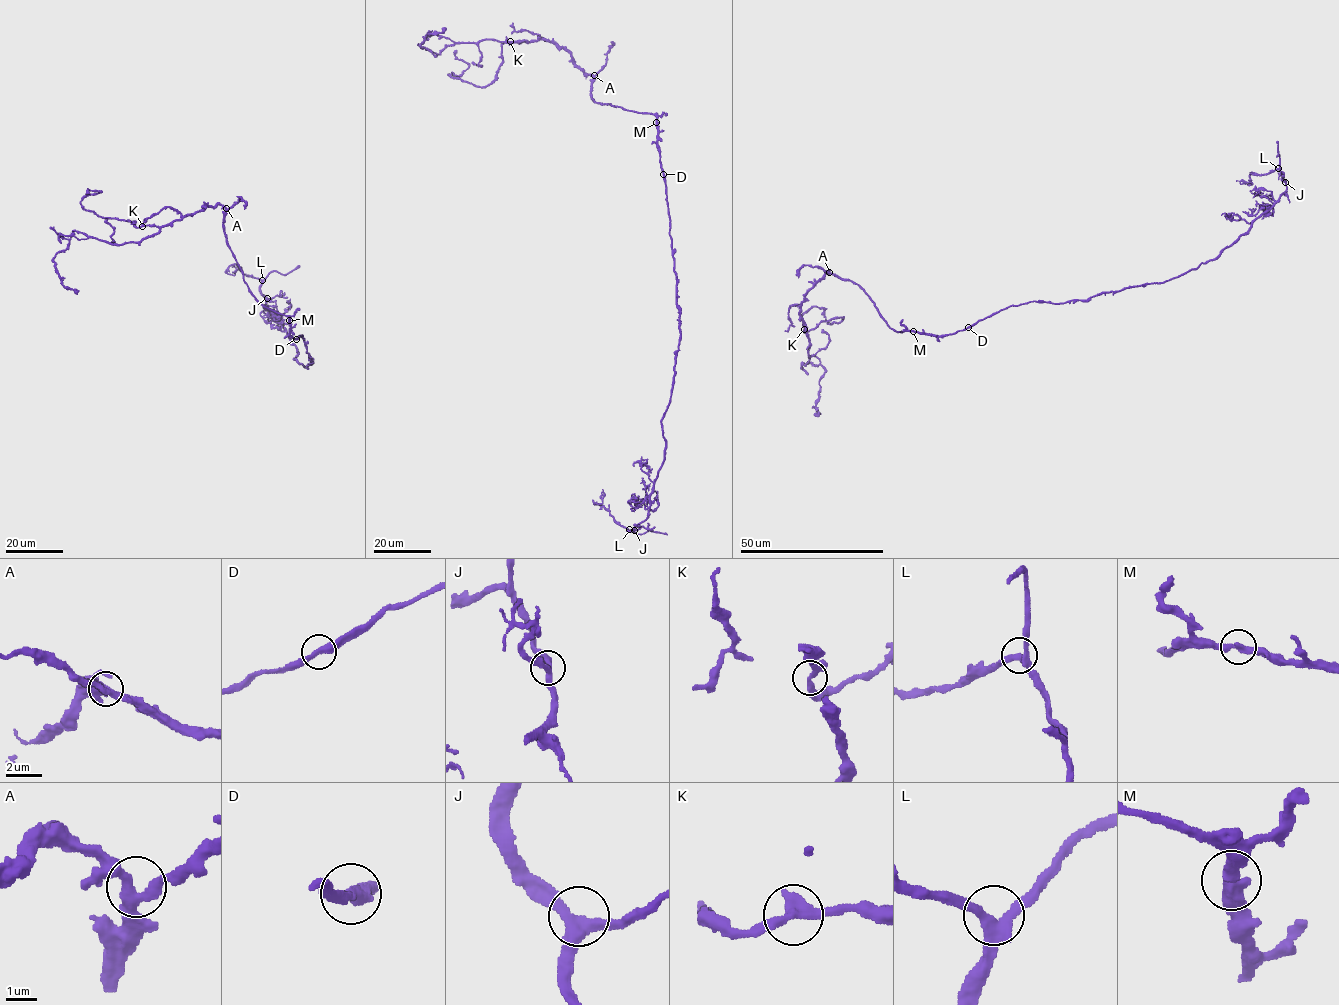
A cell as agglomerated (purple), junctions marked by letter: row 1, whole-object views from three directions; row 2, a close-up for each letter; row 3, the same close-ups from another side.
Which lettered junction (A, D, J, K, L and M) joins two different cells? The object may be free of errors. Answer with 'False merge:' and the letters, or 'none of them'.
False merge: none of them

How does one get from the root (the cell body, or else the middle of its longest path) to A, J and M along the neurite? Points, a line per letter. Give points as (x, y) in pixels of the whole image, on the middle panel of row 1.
A: (664, 176), (656, 117), (595, 102), (591, 98), (594, 75)
J: (664, 176), (680, 340), (670, 400), (661, 420), (664, 461), (650, 496), (648, 515), (634, 530)
M: (664, 176), (656, 122)

